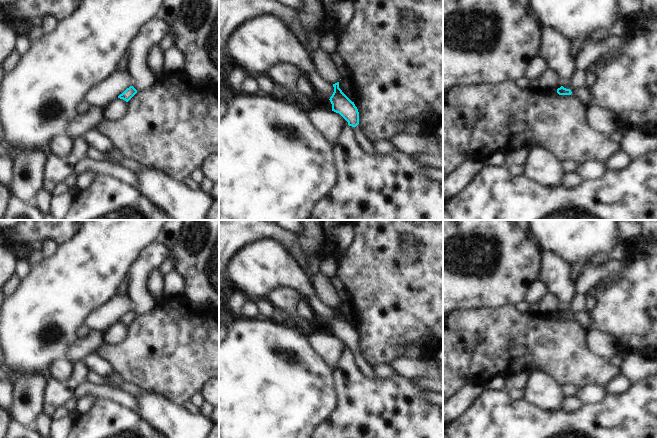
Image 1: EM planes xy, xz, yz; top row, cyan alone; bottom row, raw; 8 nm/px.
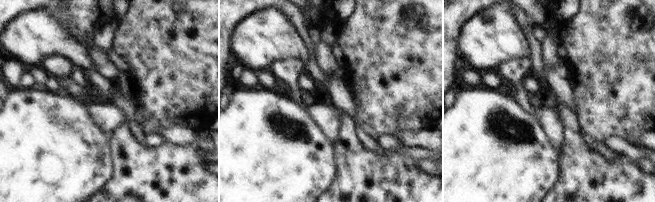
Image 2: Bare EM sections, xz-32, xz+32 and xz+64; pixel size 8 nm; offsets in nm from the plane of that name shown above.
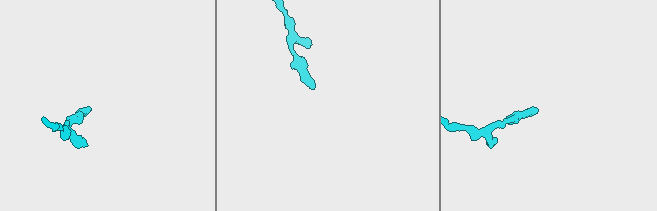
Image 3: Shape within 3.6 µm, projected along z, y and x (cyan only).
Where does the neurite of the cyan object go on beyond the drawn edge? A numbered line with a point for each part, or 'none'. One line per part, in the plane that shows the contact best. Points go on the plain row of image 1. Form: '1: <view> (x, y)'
1: xz (365, 369)

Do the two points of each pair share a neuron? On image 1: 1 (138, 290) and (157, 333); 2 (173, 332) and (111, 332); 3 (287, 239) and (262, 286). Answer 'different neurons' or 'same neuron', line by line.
1: different neurons
2: different neurons
3: different neurons

